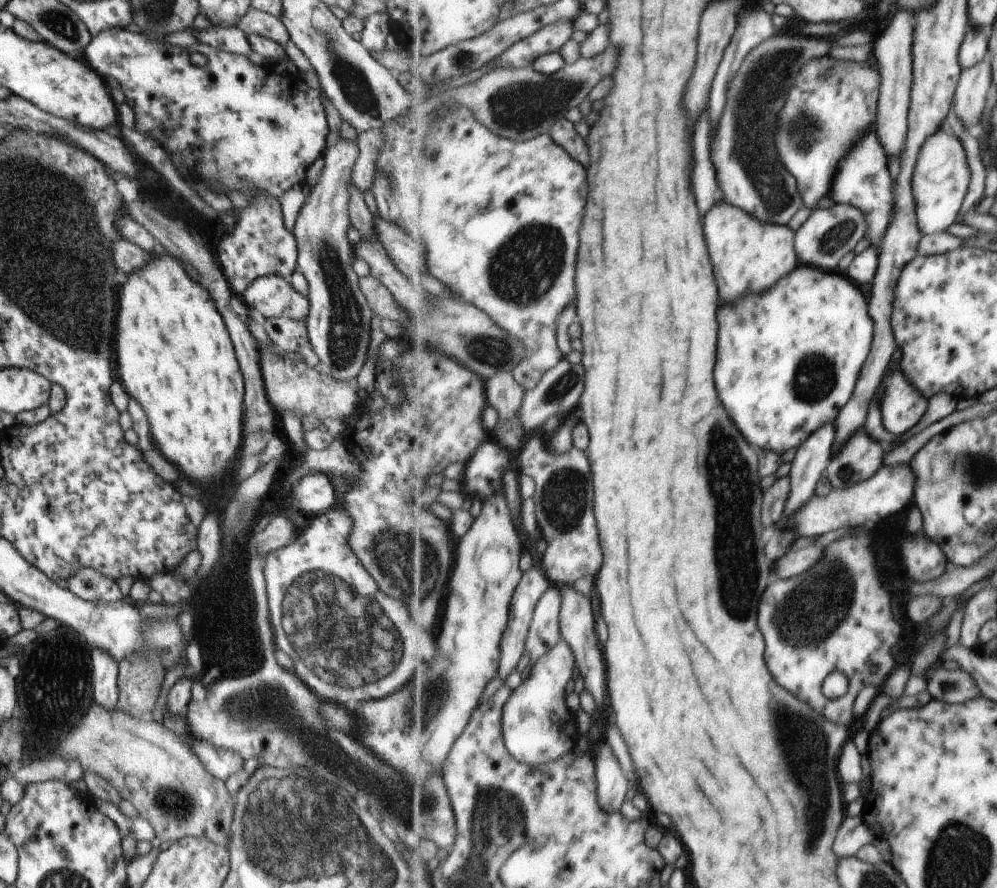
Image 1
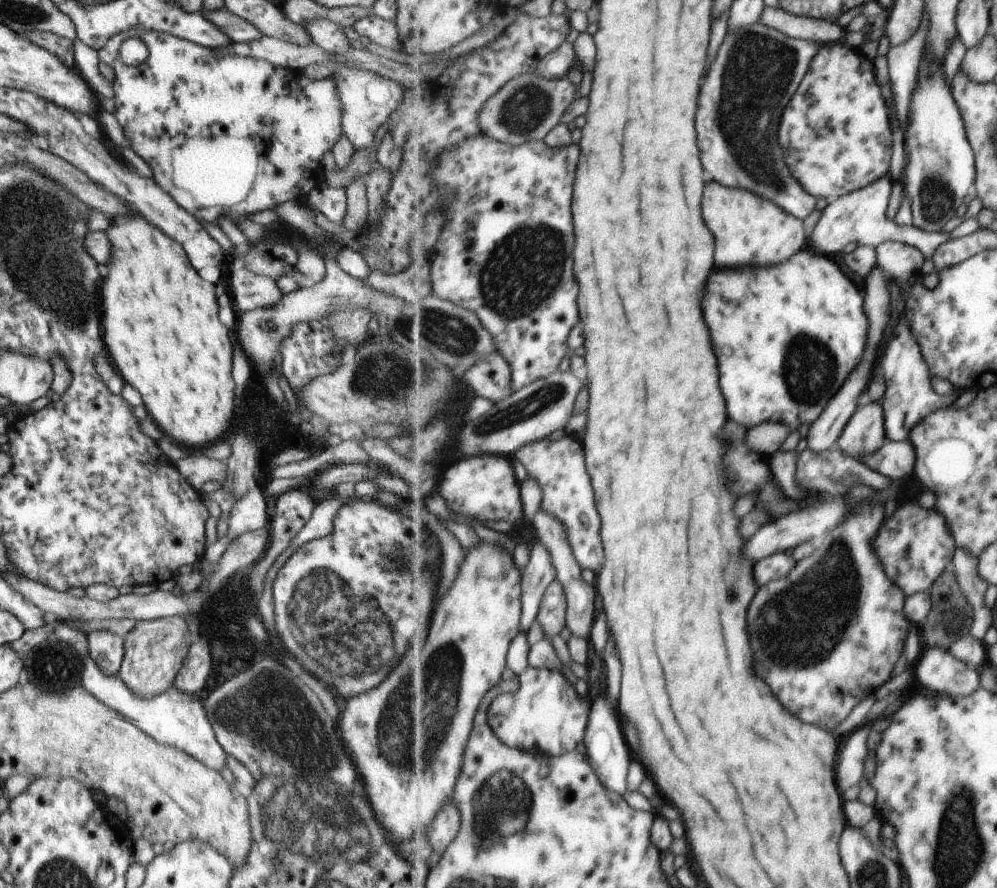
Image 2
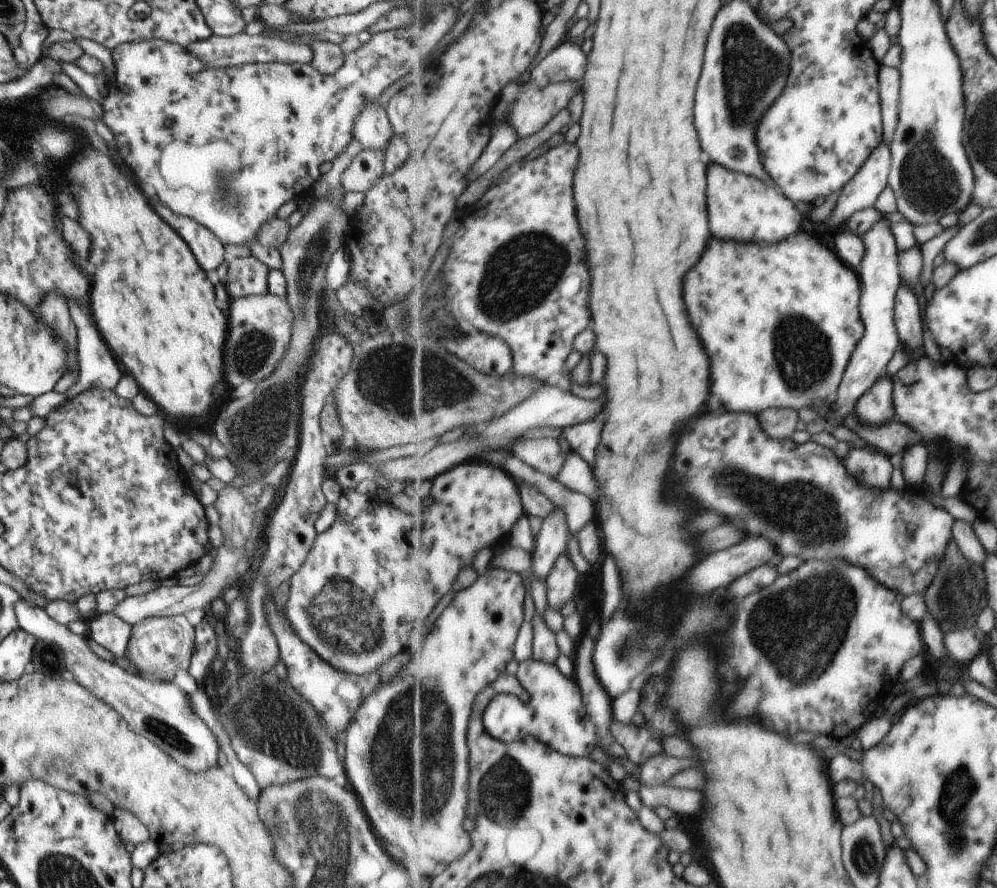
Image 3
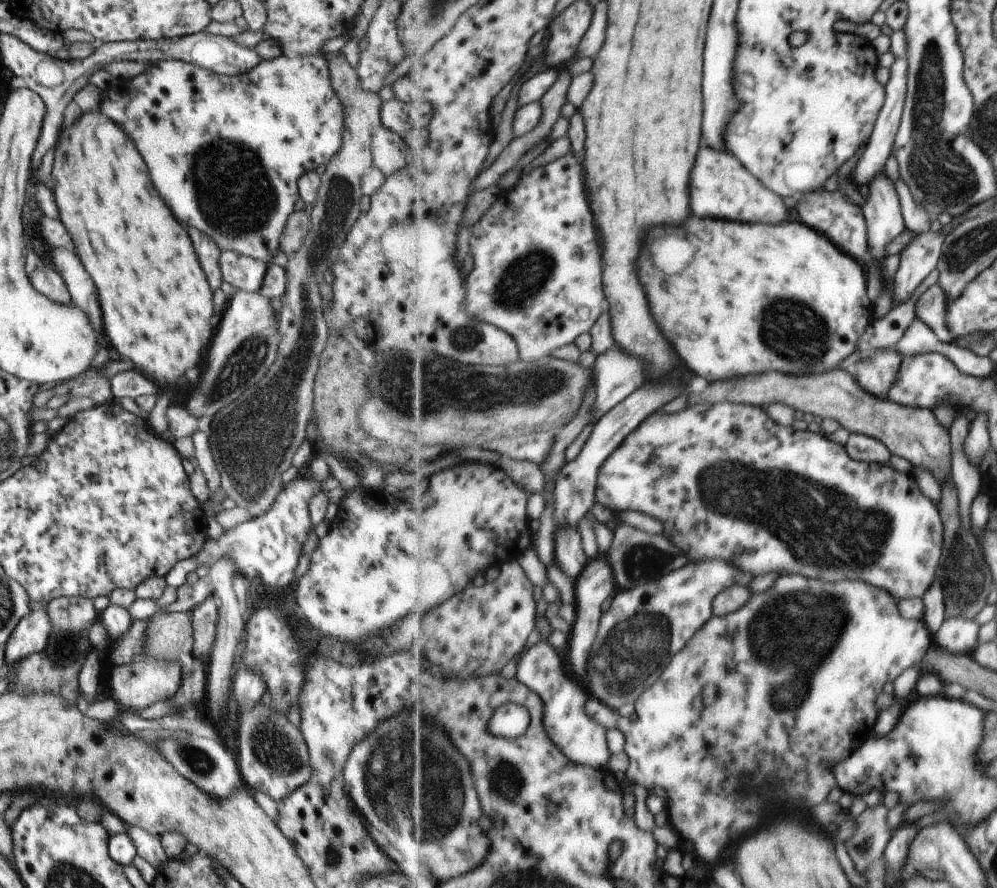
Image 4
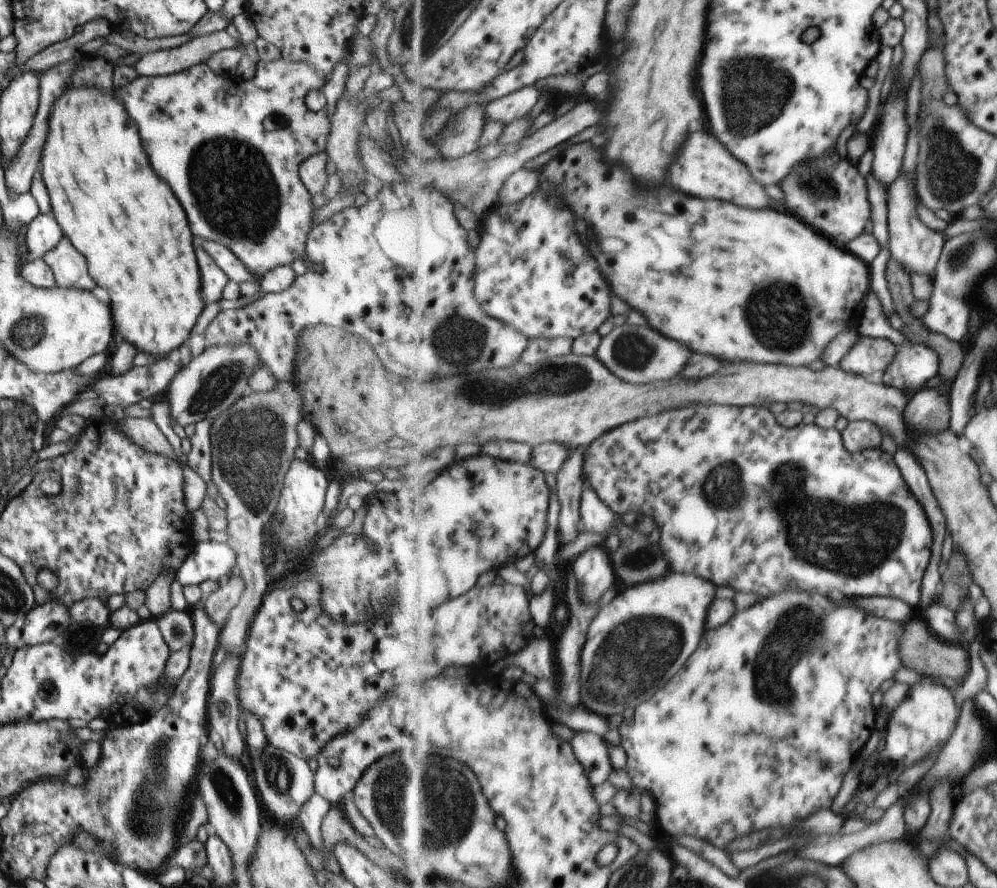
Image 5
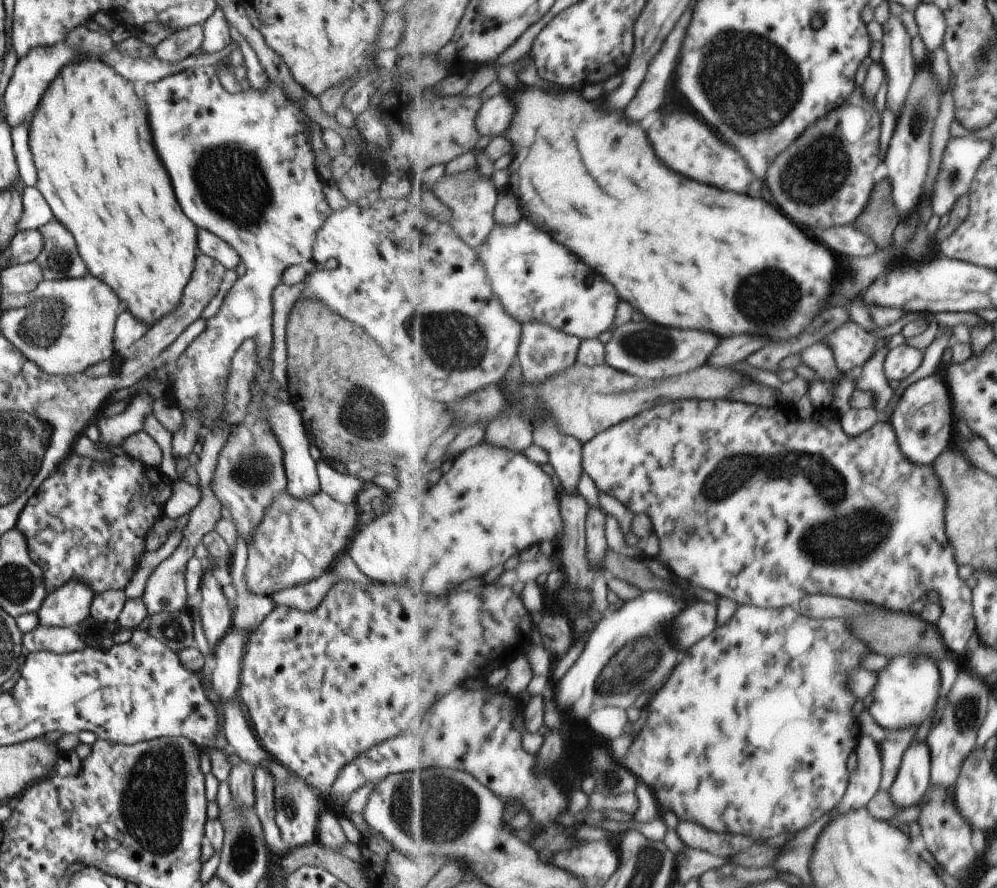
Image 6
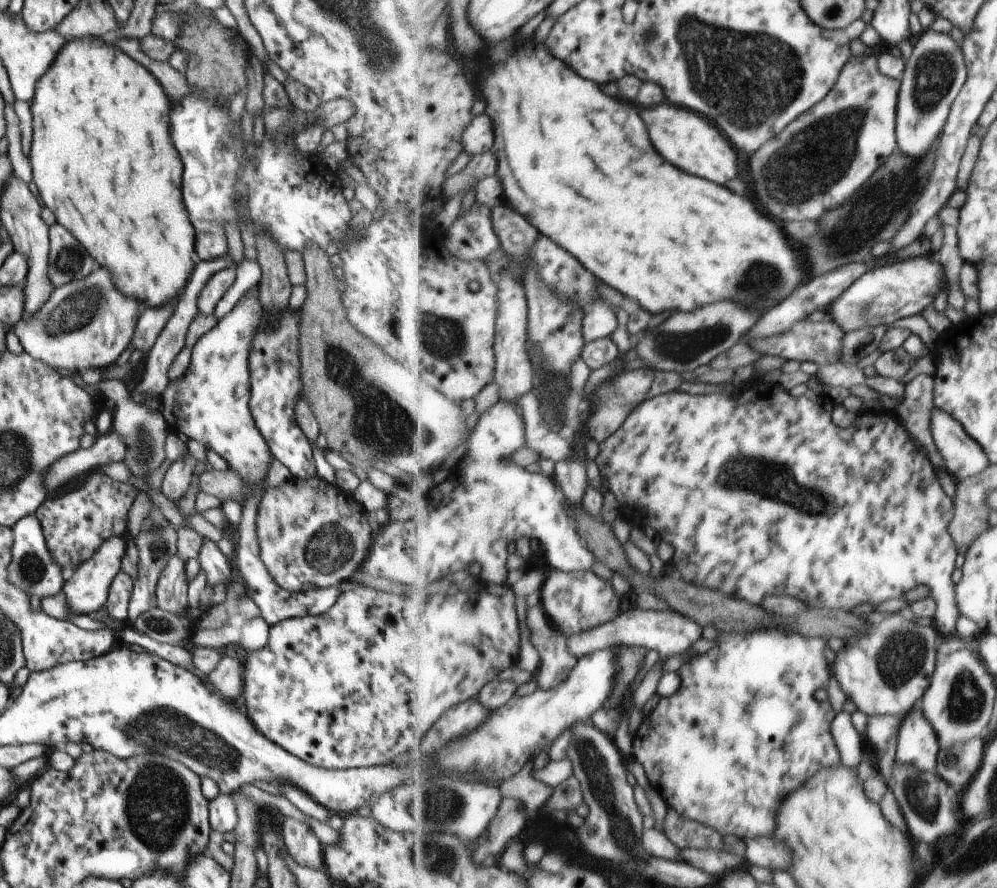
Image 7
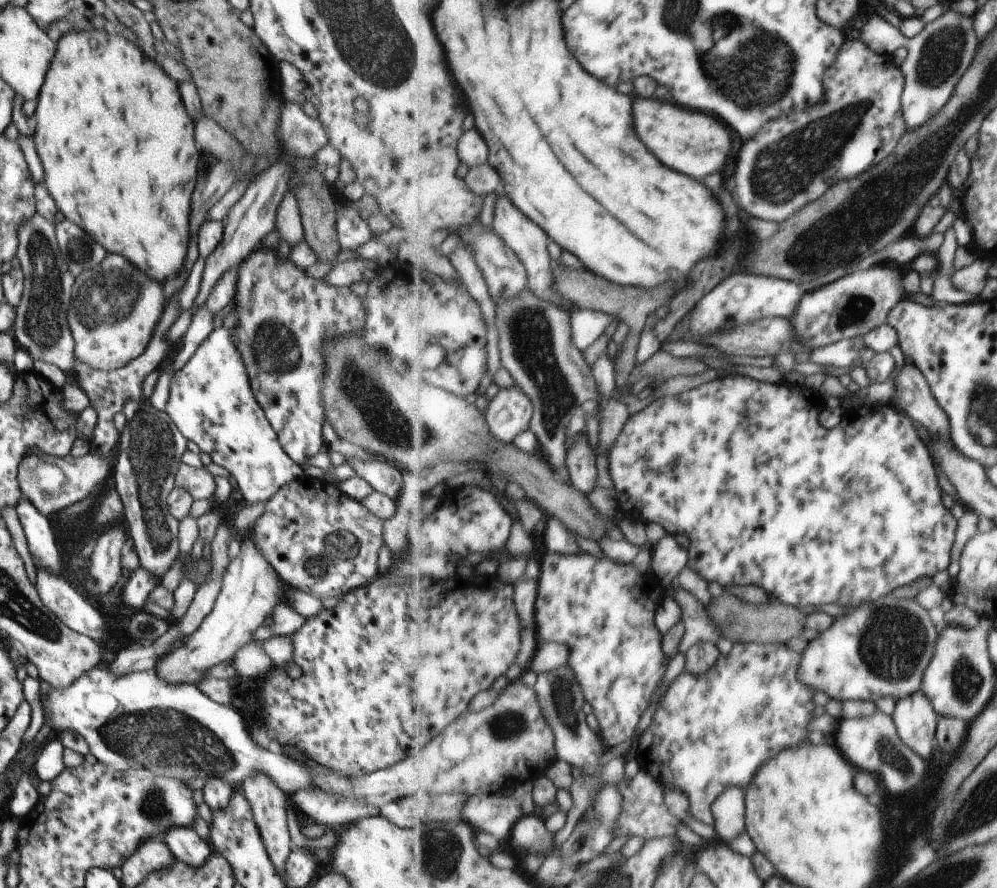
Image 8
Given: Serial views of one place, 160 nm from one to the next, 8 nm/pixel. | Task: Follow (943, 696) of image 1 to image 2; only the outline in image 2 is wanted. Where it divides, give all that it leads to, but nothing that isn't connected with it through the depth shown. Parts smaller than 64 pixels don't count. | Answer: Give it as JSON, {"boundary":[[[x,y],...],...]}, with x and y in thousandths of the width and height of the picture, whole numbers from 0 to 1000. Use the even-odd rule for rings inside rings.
{"boundary":[[[931,729],[932,732],[924,739],[922,748],[918,752],[918,766],[920,770],[936,777],[936,779],[948,779],[952,785],[970,784],[976,782],[983,774],[983,757],[976,750],[970,750],[968,745],[960,743],[960,740],[946,729]]]}

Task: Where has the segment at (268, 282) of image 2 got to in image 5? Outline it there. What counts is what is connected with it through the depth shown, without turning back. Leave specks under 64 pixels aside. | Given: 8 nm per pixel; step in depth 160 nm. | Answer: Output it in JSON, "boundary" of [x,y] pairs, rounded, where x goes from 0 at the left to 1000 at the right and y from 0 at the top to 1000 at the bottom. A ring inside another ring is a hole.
{"boundary":[[[202,271],[202,279],[215,293],[215,296],[228,310],[229,315],[238,320],[244,316],[258,318],[258,313],[251,307],[242,294],[222,274],[218,271]]]}

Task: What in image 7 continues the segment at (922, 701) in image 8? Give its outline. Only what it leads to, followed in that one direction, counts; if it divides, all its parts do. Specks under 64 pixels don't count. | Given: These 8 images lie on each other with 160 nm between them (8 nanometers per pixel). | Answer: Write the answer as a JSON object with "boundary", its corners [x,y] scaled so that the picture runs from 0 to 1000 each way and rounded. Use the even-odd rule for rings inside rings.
{"boundary":[[[923,794],[910,806],[901,827],[898,854],[903,859],[918,863],[922,867],[940,869],[942,833],[938,819]]]}

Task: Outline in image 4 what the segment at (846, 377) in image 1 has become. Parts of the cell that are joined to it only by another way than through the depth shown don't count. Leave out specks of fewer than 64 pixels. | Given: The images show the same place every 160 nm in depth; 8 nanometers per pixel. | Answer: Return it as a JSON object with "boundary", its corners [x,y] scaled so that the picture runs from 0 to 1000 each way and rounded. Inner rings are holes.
{"boundary":[[[695,241],[695,245],[691,250],[687,250],[687,255],[667,255],[667,257],[657,255],[653,261],[655,264],[665,264],[665,270],[667,270],[667,266],[673,268],[673,273],[669,270],[669,279],[683,279],[683,275],[685,275],[683,270],[687,270],[685,277],[693,279],[695,286],[697,286],[693,297],[685,306],[669,309],[659,297],[655,300],[655,295],[651,291],[649,273],[645,273],[643,295],[639,295],[639,306],[643,309],[643,318],[647,318],[647,327],[651,327],[651,340],[655,340],[655,354],[659,354],[659,363],[663,363],[663,369],[667,372],[667,378],[675,385],[675,390],[679,390],[681,401],[701,423],[709,426],[711,430],[727,428],[727,426],[733,426],[733,423],[739,423],[739,421],[761,421],[762,423],[763,420],[783,418],[794,422],[816,422],[840,416],[850,401],[854,401],[858,396],[864,378],[878,358],[878,345],[870,333],[870,311],[868,311],[866,300],[862,297],[861,293],[856,293],[855,287],[846,286],[838,274],[831,273],[827,266],[823,266],[822,260],[809,253],[806,249],[771,255],[771,252],[747,252],[747,250],[713,248],[713,245],[701,245],[701,243]]]}

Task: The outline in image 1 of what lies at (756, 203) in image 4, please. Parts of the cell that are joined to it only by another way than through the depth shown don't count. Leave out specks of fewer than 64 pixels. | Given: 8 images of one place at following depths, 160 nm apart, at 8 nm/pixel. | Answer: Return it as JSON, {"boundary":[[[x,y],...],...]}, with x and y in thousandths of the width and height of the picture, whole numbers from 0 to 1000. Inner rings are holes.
{"boundary":[[[721,222],[707,245],[707,264],[723,322],[723,338],[727,340],[735,340],[753,329],[765,329],[803,297],[797,277],[798,261],[790,253],[765,250],[725,222]]]}

